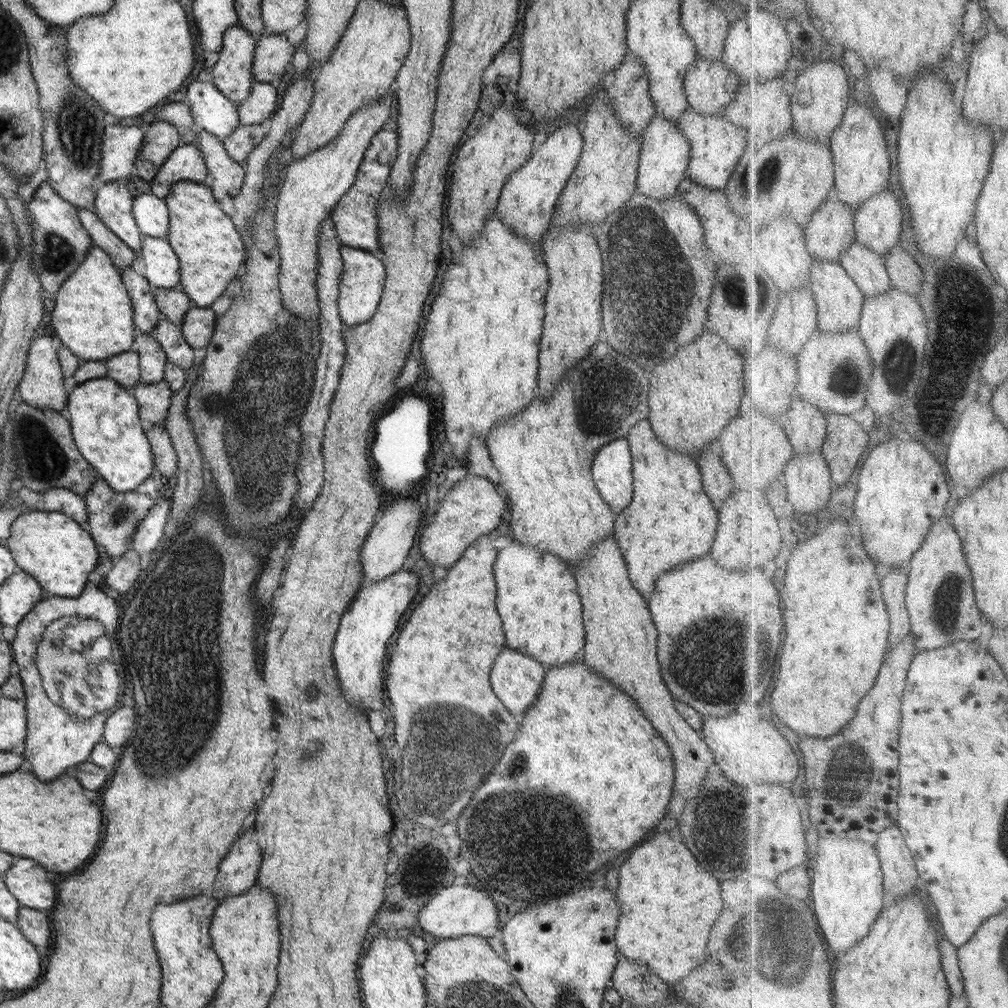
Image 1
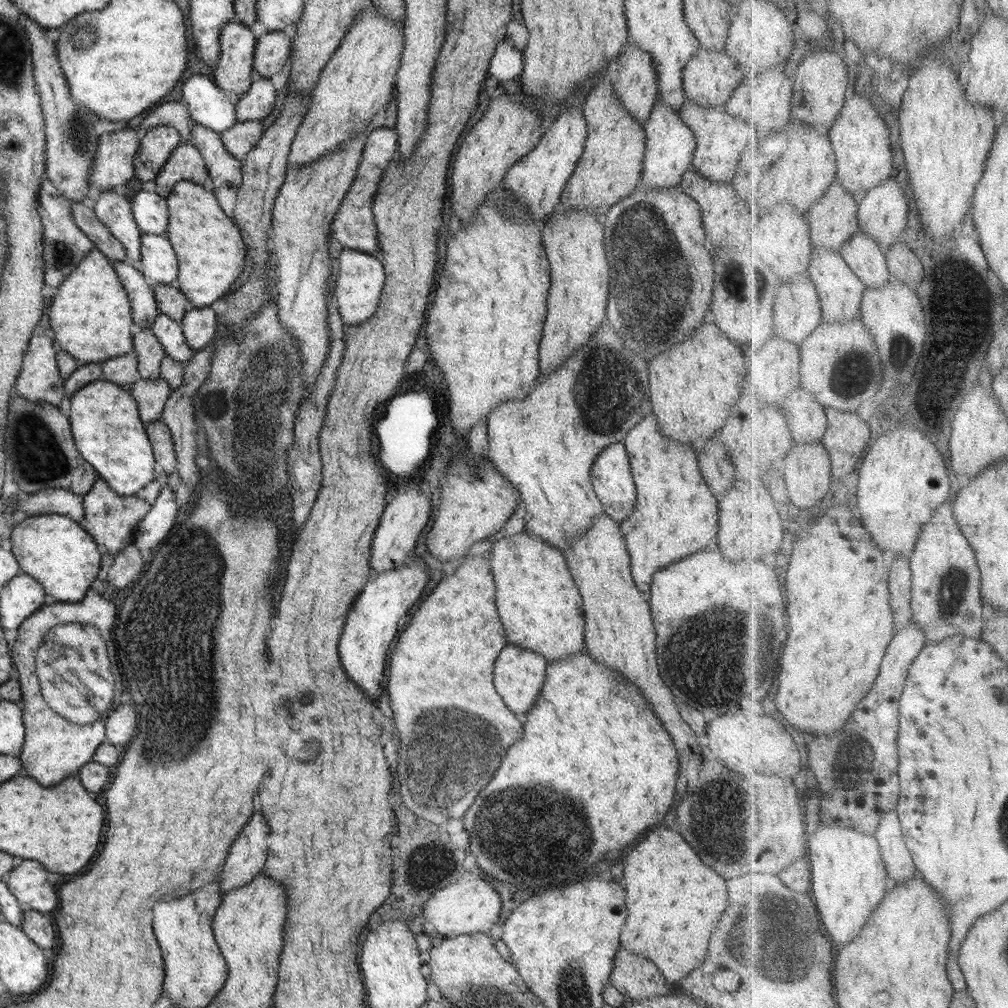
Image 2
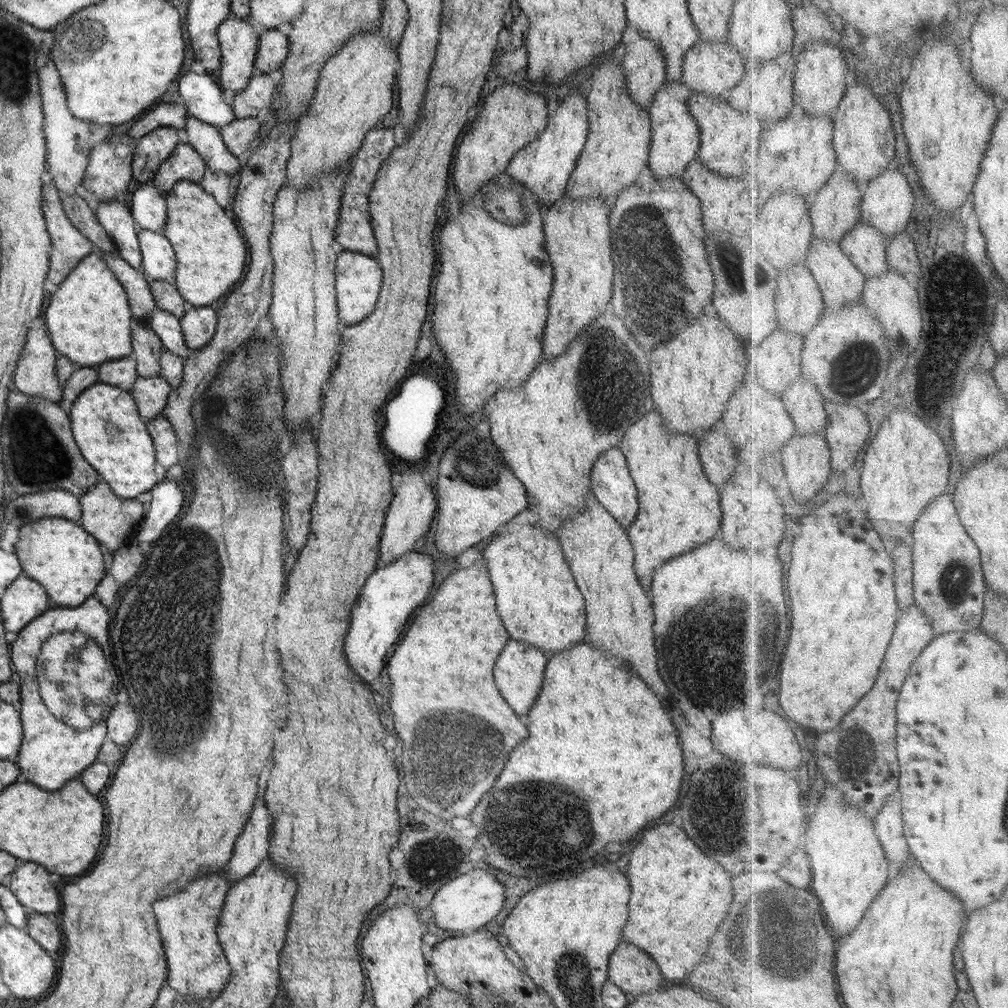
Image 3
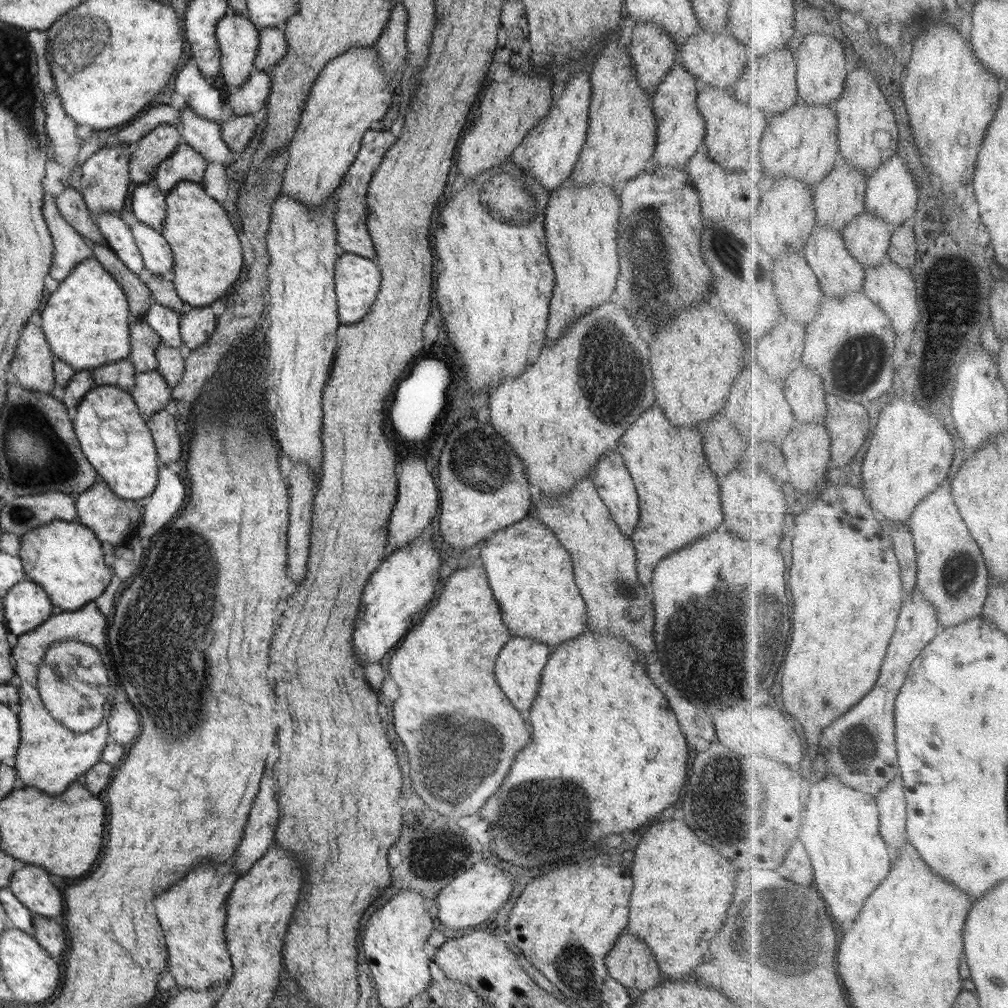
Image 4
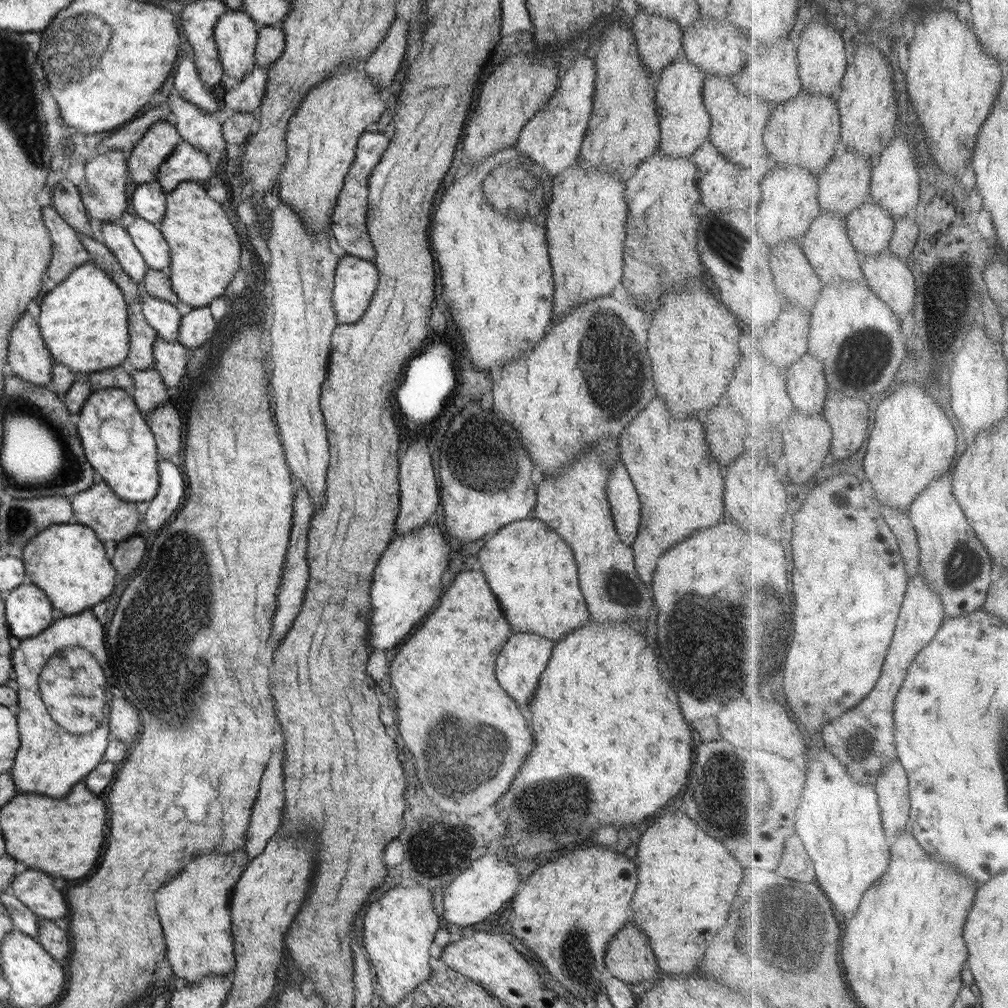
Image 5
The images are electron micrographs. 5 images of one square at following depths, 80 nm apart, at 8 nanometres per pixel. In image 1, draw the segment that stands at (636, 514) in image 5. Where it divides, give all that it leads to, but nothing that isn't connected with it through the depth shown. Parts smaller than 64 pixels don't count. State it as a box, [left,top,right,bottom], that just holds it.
[592,437,632,516]

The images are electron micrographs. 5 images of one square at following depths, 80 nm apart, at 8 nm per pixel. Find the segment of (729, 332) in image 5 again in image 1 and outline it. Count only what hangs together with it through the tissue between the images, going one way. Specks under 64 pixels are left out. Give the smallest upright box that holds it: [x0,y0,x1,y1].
[647,328,744,455]

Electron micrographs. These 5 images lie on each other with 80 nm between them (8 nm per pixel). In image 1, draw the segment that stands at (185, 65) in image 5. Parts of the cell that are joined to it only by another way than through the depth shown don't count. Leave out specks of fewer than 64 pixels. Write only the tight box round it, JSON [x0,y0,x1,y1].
[185,82,241,141]

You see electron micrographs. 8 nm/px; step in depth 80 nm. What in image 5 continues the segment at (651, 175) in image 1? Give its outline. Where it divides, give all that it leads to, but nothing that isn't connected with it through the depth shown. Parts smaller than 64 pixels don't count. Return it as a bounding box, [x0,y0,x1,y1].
[655,51,712,158]

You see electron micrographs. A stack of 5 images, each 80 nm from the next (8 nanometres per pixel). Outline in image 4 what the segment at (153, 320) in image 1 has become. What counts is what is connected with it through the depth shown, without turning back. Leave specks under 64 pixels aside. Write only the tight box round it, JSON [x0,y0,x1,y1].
[92,243,153,316]

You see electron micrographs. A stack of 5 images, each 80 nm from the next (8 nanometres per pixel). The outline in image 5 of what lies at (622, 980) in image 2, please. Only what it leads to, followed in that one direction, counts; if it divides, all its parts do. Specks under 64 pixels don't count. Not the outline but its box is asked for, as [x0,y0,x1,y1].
[604,919,662,985]

